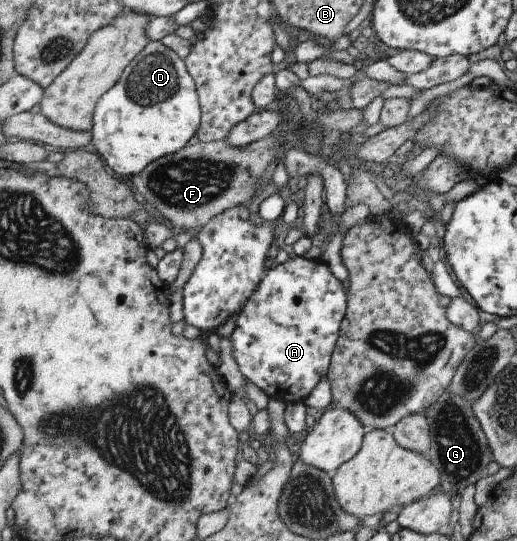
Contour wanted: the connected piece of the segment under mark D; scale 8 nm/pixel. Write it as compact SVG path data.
M151 41L121 73L117 84L98 98L90 130L93 150L100 154L116 176L133 176L147 164L173 154L185 147L200 125L200 102L193 77L186 69L186 61L161 41Z

